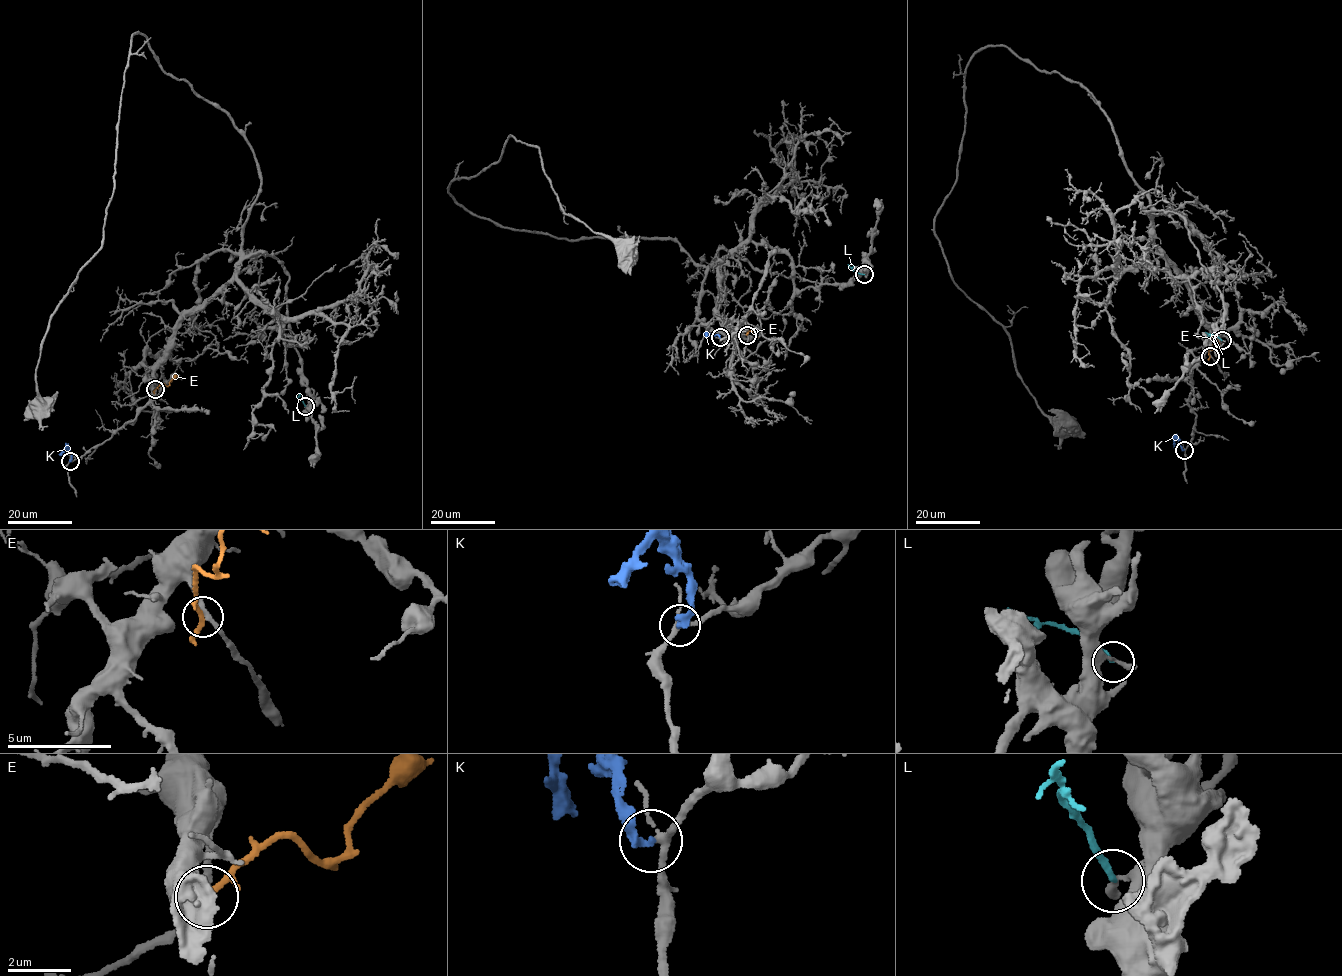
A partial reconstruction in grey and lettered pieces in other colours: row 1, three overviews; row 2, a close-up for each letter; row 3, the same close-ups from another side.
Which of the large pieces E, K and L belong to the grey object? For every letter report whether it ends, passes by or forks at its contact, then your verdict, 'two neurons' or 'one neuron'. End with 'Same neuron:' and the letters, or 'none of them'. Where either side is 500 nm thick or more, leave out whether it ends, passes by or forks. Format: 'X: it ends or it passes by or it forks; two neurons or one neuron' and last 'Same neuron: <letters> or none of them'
E: it forks; two neurons
K: it ends; two neurons
L: it ends; two neurons
Same neuron: none of them

